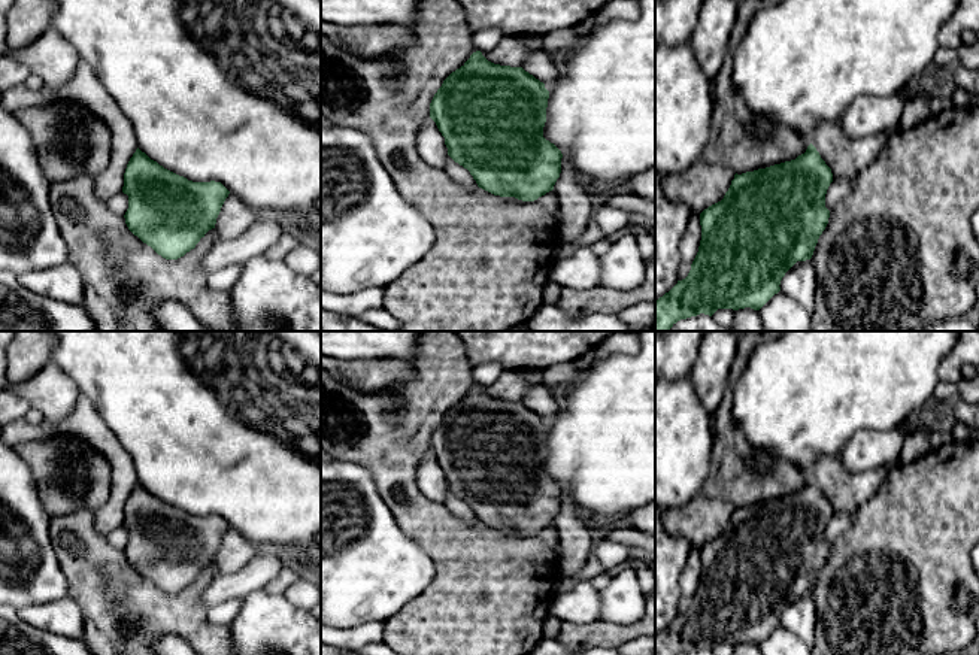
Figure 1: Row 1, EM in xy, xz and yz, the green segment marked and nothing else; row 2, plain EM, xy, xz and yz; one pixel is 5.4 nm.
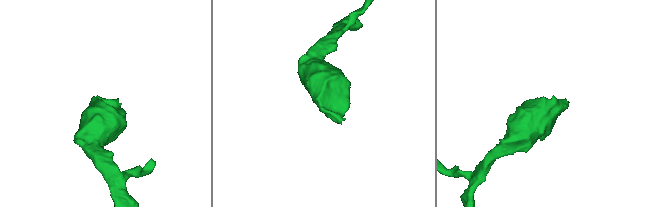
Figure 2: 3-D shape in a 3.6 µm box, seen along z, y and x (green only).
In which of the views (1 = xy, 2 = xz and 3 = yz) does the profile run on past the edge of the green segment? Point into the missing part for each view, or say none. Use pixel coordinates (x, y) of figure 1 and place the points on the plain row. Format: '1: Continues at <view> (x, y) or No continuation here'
1: No continuation here
2: No continuation here
3: No continuation here

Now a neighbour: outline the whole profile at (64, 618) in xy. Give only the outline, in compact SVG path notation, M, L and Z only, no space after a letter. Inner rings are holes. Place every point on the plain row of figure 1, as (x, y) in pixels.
M70 597L18 610L19 618L31 627L79 640L84 637L84 615Z

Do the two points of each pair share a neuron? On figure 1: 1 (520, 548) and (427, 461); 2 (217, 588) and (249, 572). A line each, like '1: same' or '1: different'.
1: different
2: same

